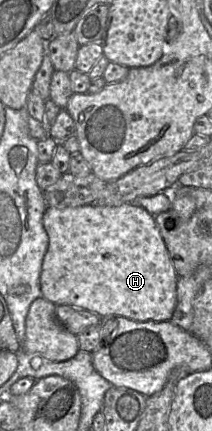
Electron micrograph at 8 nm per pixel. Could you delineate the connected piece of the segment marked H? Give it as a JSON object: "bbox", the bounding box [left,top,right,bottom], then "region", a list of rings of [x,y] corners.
{"bbox":[40,203,179,322],"region":[[[136,203],[47,207],[43,215],[43,226],[49,244],[40,274],[41,297],[55,305],[83,308],[101,318],[122,316],[137,322],[170,321],[177,304],[179,276],[154,217]]]}

